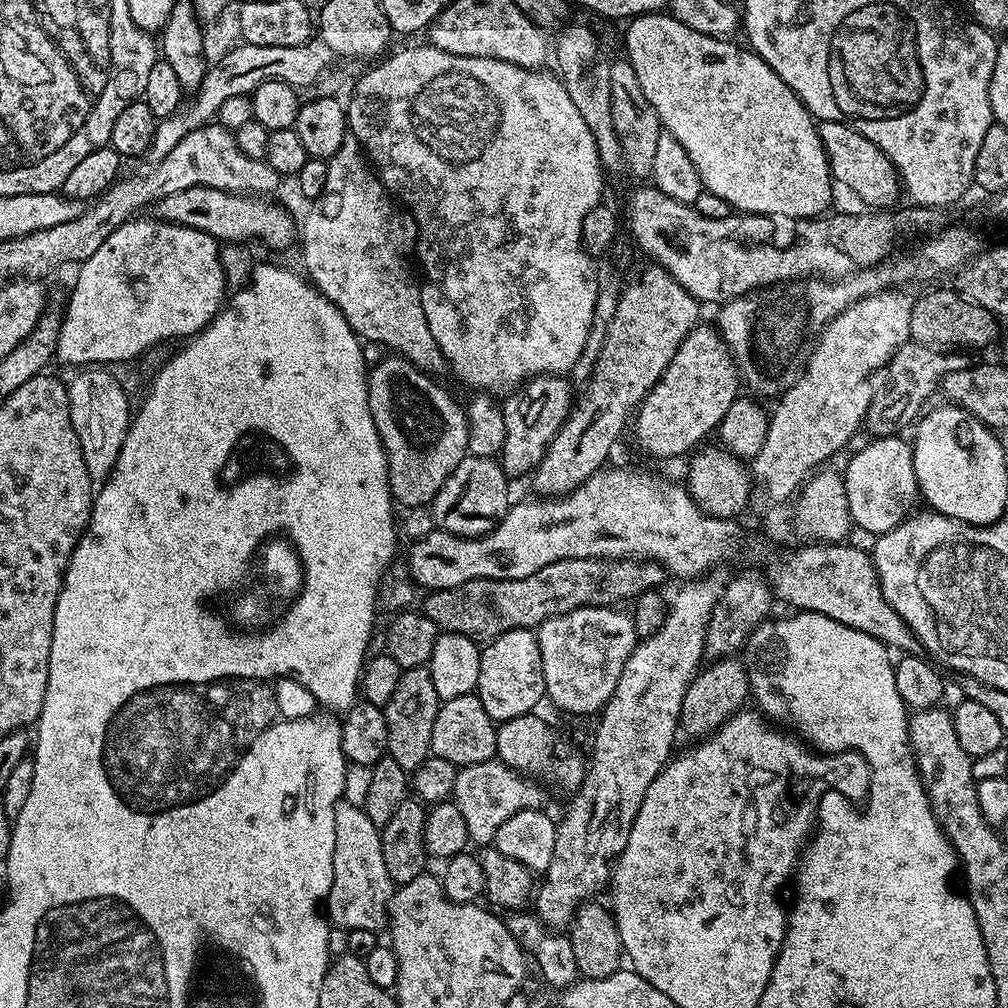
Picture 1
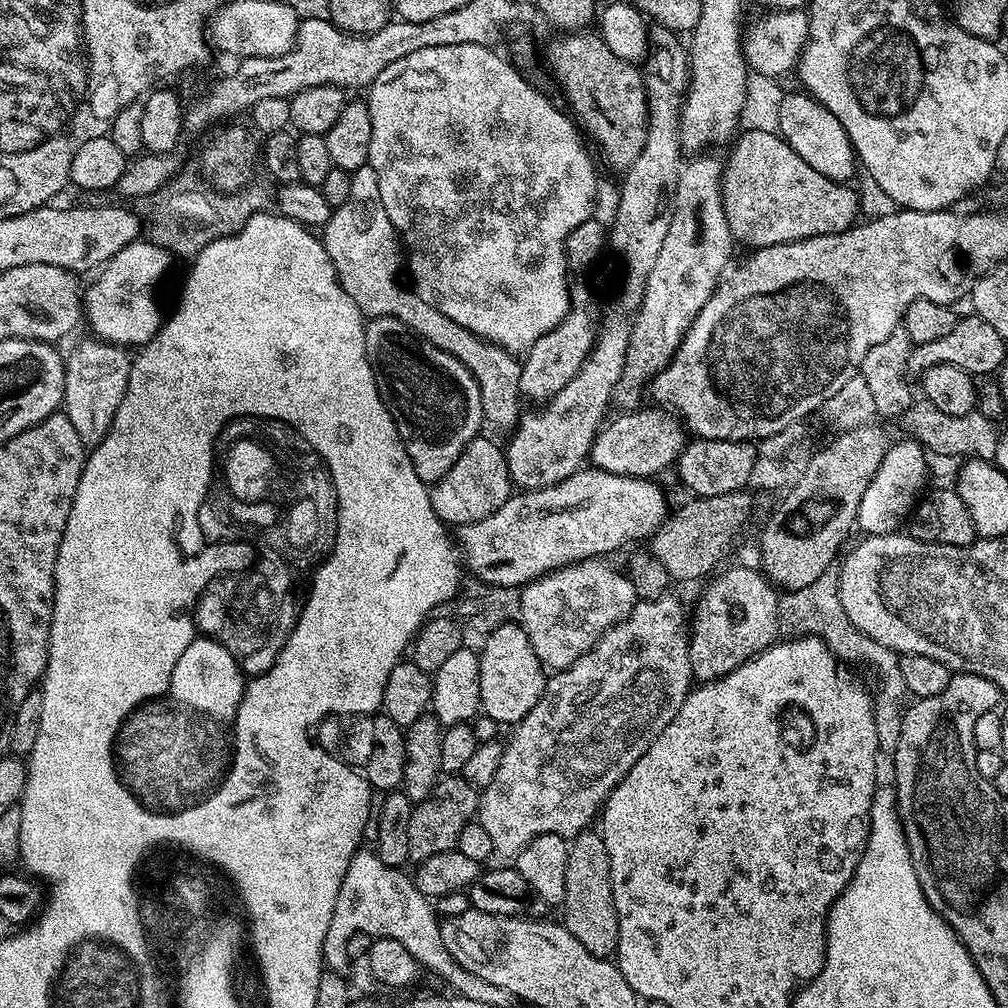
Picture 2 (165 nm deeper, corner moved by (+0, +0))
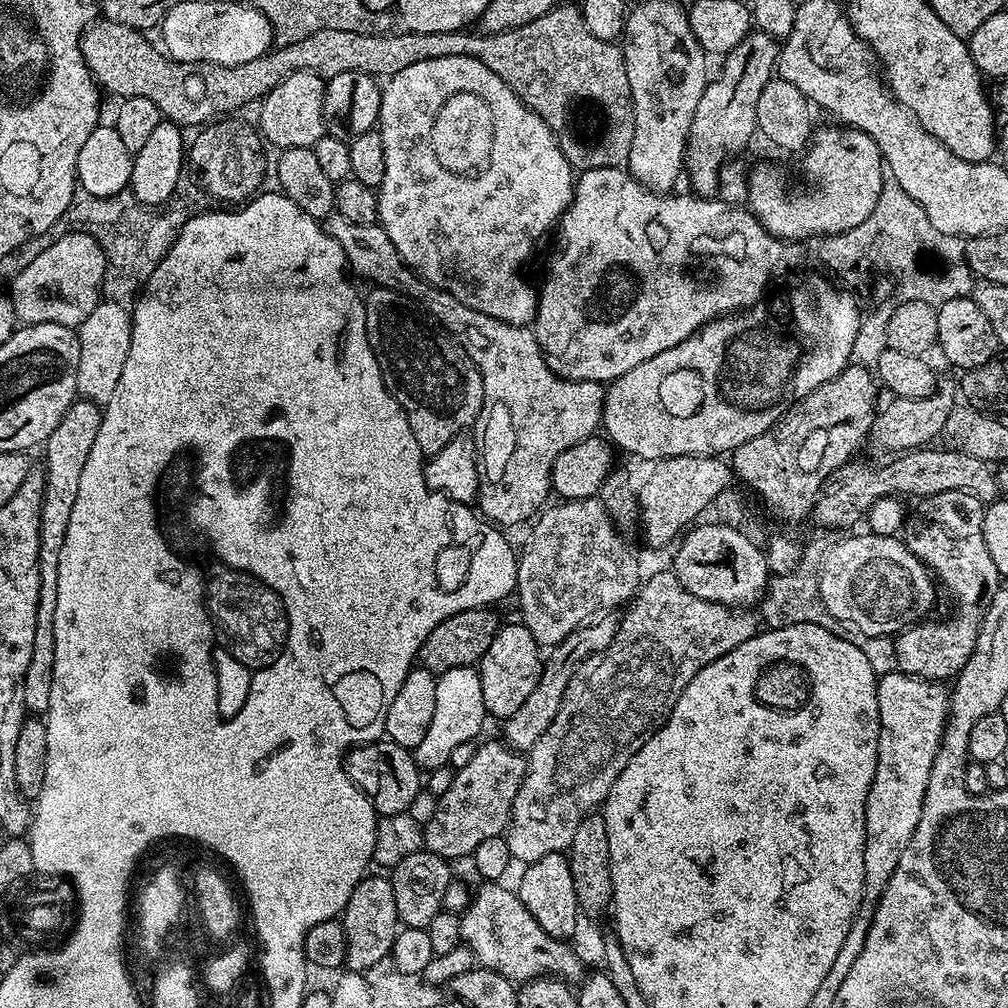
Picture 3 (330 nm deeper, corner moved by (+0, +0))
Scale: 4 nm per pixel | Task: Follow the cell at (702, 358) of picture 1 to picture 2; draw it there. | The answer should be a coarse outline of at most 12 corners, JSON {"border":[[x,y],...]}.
{"border":[[663,407],[609,419],[591,467],[652,478],[679,461],[683,423]]}

